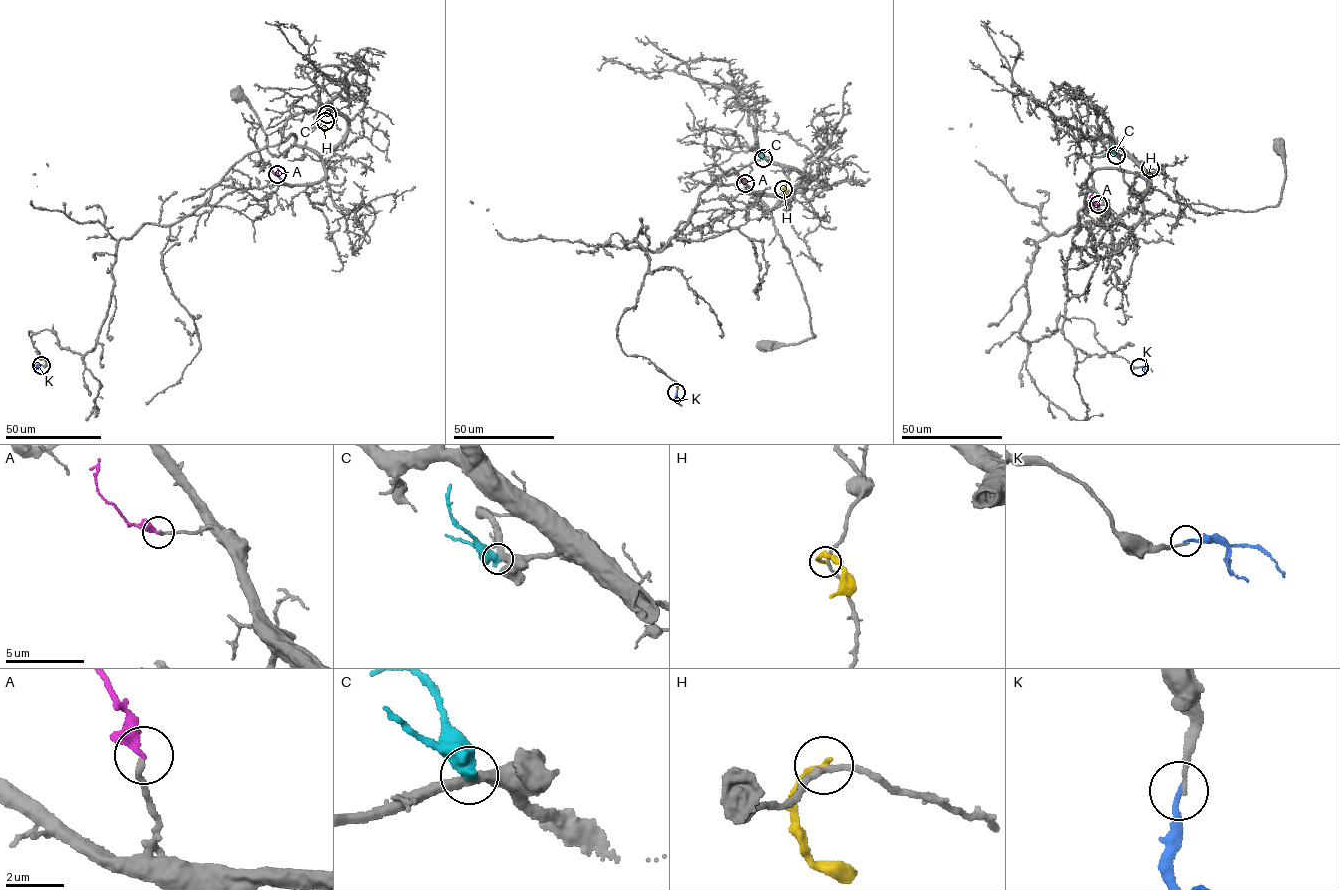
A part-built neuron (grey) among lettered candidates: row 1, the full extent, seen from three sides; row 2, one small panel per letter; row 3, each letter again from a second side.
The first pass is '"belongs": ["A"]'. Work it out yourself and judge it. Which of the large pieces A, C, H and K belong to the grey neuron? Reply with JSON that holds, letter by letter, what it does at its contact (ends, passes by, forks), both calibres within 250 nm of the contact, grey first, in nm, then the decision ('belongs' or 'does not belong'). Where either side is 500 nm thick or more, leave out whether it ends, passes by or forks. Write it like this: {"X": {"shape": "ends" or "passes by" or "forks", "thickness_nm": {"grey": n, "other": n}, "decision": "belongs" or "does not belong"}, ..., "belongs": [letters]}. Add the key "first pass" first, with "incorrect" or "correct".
{"first pass": "correct", "A": {"shape": "ends", "thickness_nm": {"grey": 200, "other": 380}, "decision": "belongs"}, "C": {"thickness_nm": {"grey": 360, "other": 600}, "decision": "does not belong"}, "H": {"shape": "ends", "thickness_nm": {"grey": 200, "other": 200}, "decision": "does not belong"}, "K": {"shape": "ends", "thickness_nm": {"grey": 140, "other": 180}, "decision": "does not belong"}, "belongs": ["A"]}

